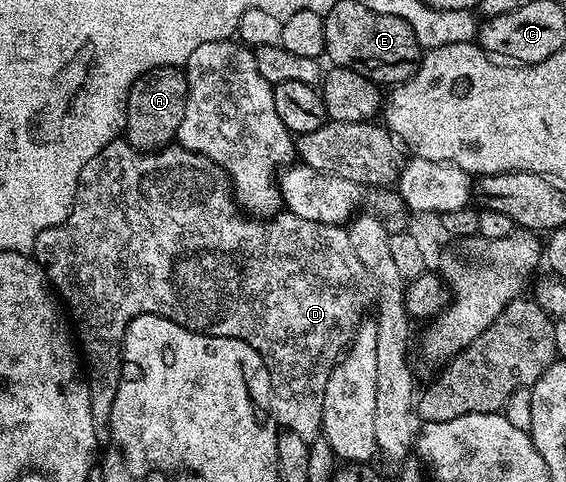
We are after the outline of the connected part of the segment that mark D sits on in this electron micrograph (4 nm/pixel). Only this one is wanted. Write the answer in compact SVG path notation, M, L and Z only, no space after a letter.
M116 137L98 156L94 156L82 168L82 176L78 176L78 189L72 210L62 220L62 224L46 228L36 237L34 257L44 270L49 283L54 287L59 301L66 307L67 317L74 327L79 349L82 351L82 362L86 367L86 381L90 392L90 412L94 416L94 432L97 443L104 444L108 440L108 421L110 408L114 404L114 396L122 381L120 366L124 353L124 333L130 323L143 314L157 314L170 319L188 330L196 330L199 334L237 338L250 348L254 348L264 358L270 376L272 389L272 417L277 427L294 432L294 436L302 436L308 443L321 437L322 400L326 396L326 380L330 380L330 372L344 356L344 351L352 345L352 338L365 321L367 310L373 309L376 302L376 284L372 281L366 264L358 260L358 252L350 245L350 236L343 225L318 224L318 220L302 220L302 216L294 216L287 212L272 215L263 220L242 212L238 205L232 182L221 166L214 160L202 156L198 152L190 152L179 144L164 147L163 150L136 150L123 137Z

